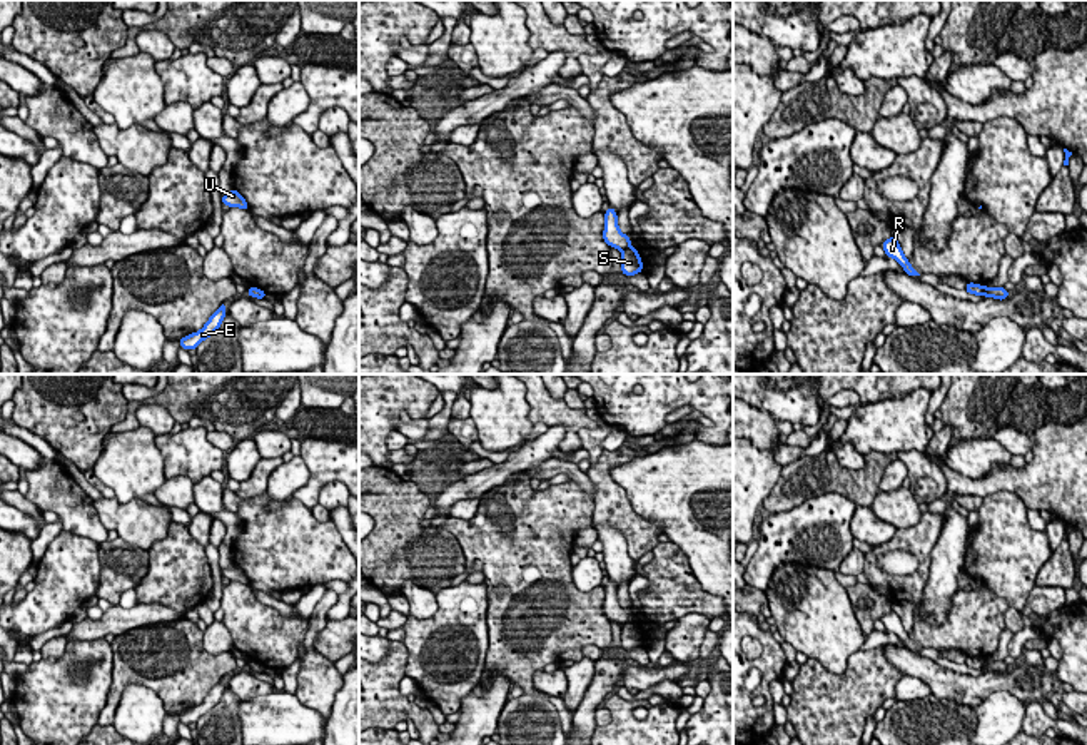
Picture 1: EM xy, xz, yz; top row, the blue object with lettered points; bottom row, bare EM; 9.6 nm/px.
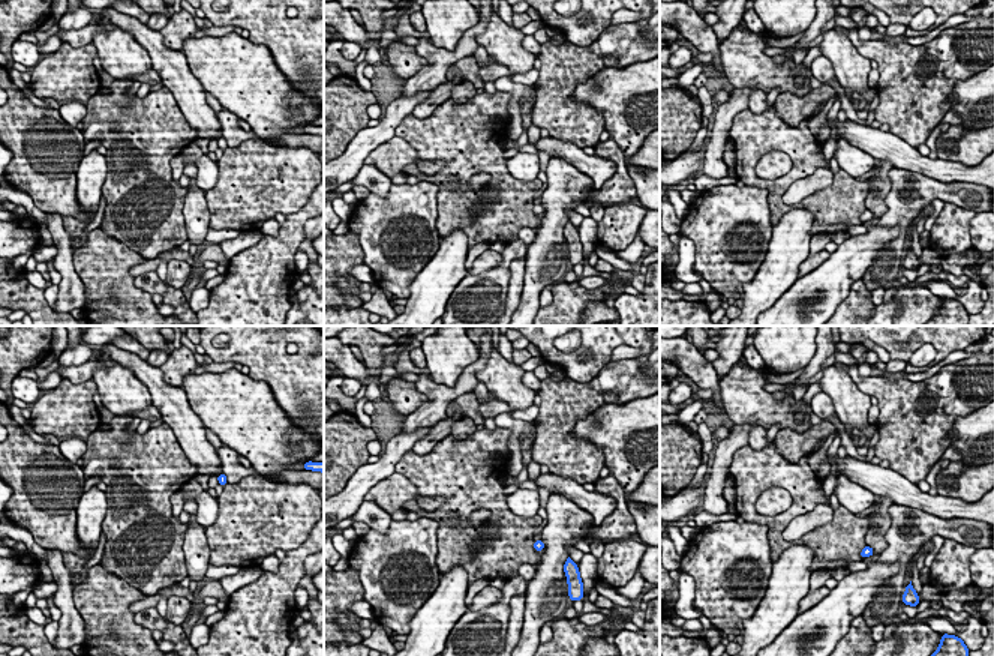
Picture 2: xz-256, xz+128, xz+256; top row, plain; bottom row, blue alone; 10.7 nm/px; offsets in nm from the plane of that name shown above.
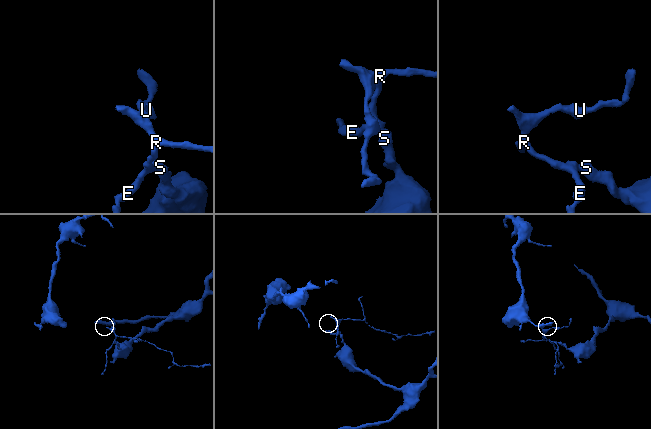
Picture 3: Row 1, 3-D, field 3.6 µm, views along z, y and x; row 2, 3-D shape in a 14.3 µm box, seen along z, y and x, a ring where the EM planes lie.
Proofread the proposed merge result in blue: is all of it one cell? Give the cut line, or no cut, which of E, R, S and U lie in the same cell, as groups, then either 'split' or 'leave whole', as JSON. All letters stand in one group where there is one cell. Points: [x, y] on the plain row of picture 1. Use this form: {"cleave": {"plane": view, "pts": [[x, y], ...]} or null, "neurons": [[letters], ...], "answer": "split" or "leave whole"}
{"cleave": {"plane": "xz", "pts": [[628, 620], [621, 625]]}, "neurons": [["E", "R", "U"], ["S"]], "answer": "split"}

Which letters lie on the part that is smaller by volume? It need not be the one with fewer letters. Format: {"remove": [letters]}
{"remove": ["E", "R", "U"]}

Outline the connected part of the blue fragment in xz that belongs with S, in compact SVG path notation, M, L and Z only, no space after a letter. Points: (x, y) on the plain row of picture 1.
M635 621L621 625L621 646L624 650L635 650L638 646L643 646L641 630Z

